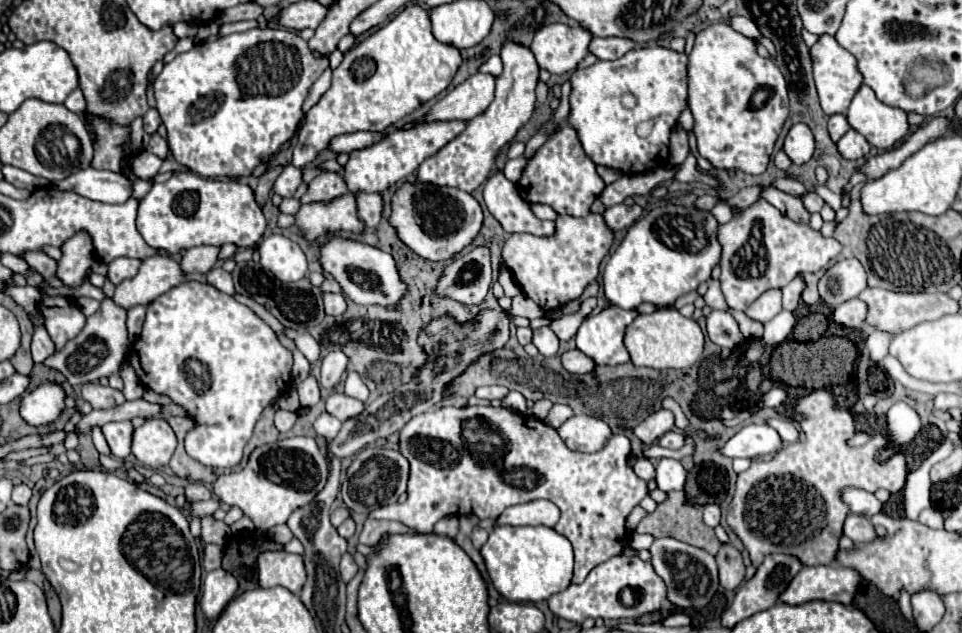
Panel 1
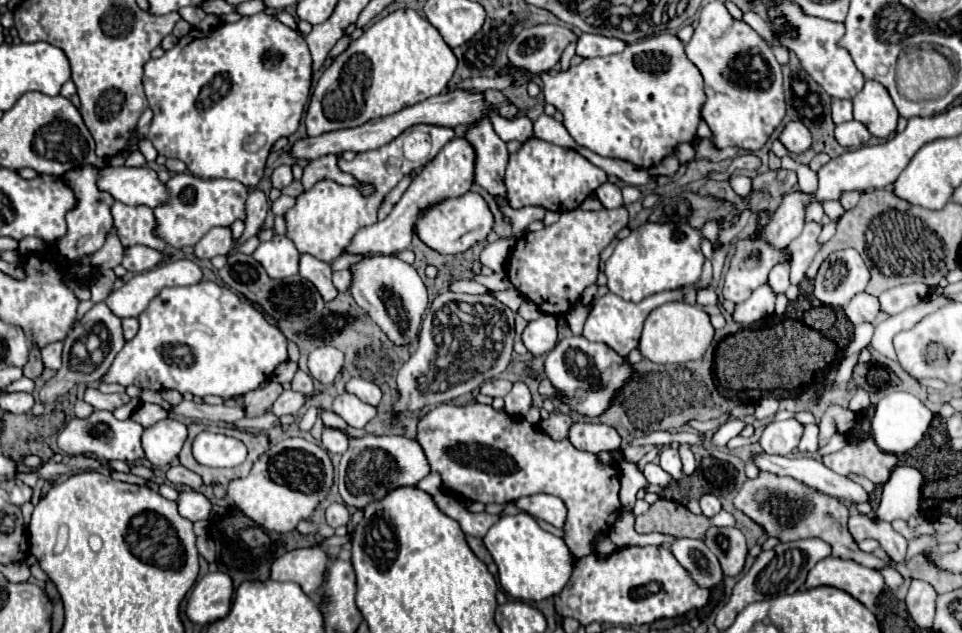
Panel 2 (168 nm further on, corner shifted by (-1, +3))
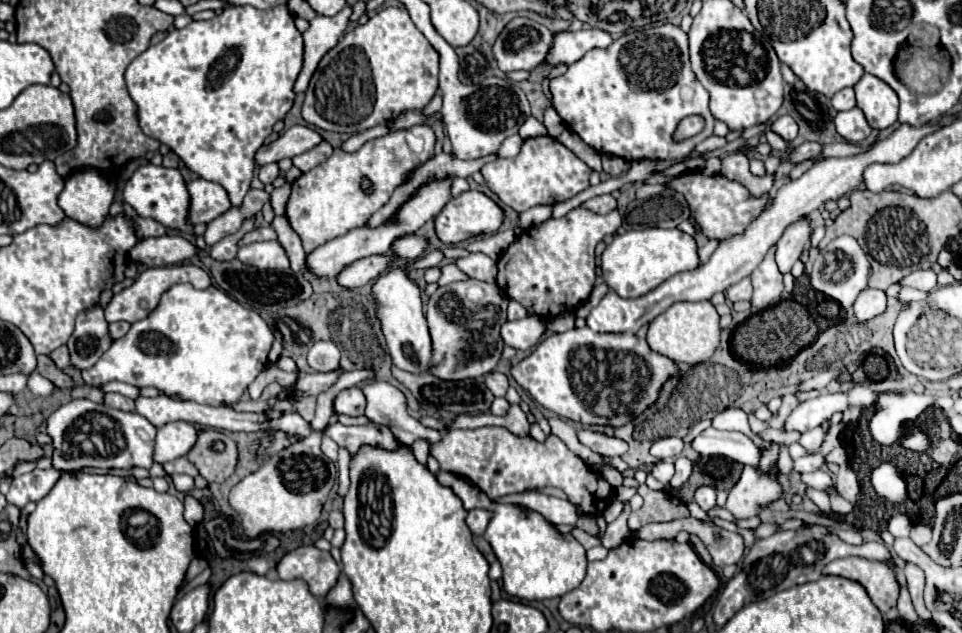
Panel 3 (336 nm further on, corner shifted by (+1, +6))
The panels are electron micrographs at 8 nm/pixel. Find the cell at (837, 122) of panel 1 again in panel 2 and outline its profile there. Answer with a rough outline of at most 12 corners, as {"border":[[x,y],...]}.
{"border":[[850,99],[832,101],[834,123],[844,123],[852,119]]}

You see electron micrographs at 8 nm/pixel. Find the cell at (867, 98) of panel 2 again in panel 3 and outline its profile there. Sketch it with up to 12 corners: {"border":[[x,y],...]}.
{"border":[[864,74],[854,86],[856,106],[874,130],[896,122],[898,96]]}

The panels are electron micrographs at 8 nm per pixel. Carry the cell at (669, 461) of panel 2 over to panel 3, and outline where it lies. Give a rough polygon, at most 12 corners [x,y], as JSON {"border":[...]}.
{"border":[[662,438],[652,444],[650,454],[660,460],[680,456],[680,438]]}

